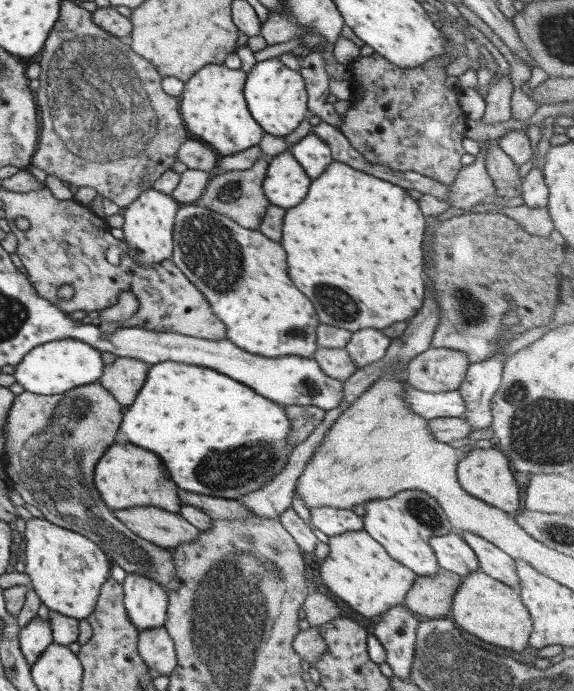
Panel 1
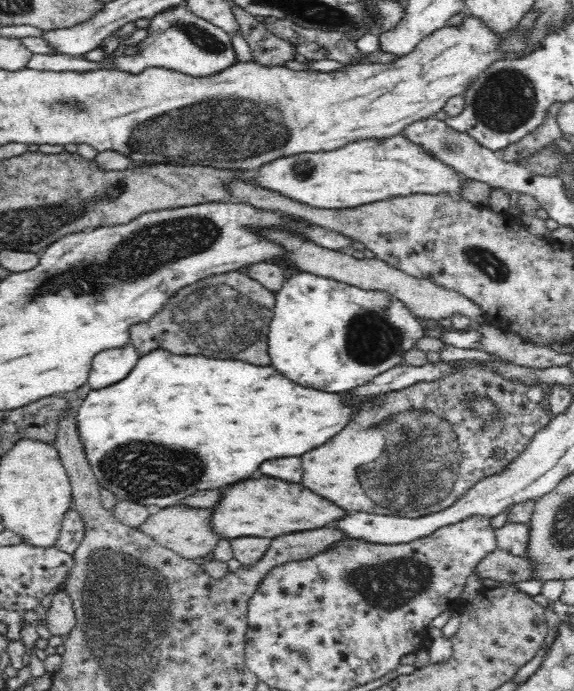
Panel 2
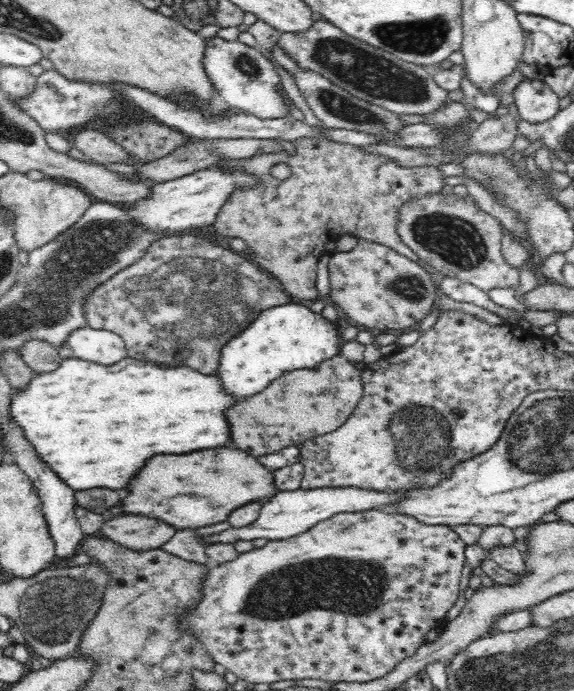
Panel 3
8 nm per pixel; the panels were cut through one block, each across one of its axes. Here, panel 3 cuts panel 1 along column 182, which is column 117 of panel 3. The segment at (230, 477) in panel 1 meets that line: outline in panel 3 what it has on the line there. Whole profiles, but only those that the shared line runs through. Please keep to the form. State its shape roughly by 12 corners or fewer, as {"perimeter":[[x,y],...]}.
{"perimeter":[[78,358],[12,416],[64,483],[230,446],[218,376]]}

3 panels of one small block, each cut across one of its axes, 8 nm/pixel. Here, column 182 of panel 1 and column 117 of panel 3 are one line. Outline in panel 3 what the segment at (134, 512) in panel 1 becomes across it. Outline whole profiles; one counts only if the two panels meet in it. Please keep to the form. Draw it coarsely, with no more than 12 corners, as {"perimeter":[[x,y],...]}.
{"perimeter":[[154,518],[103,521],[106,538],[137,551],[160,549],[178,531]]}

